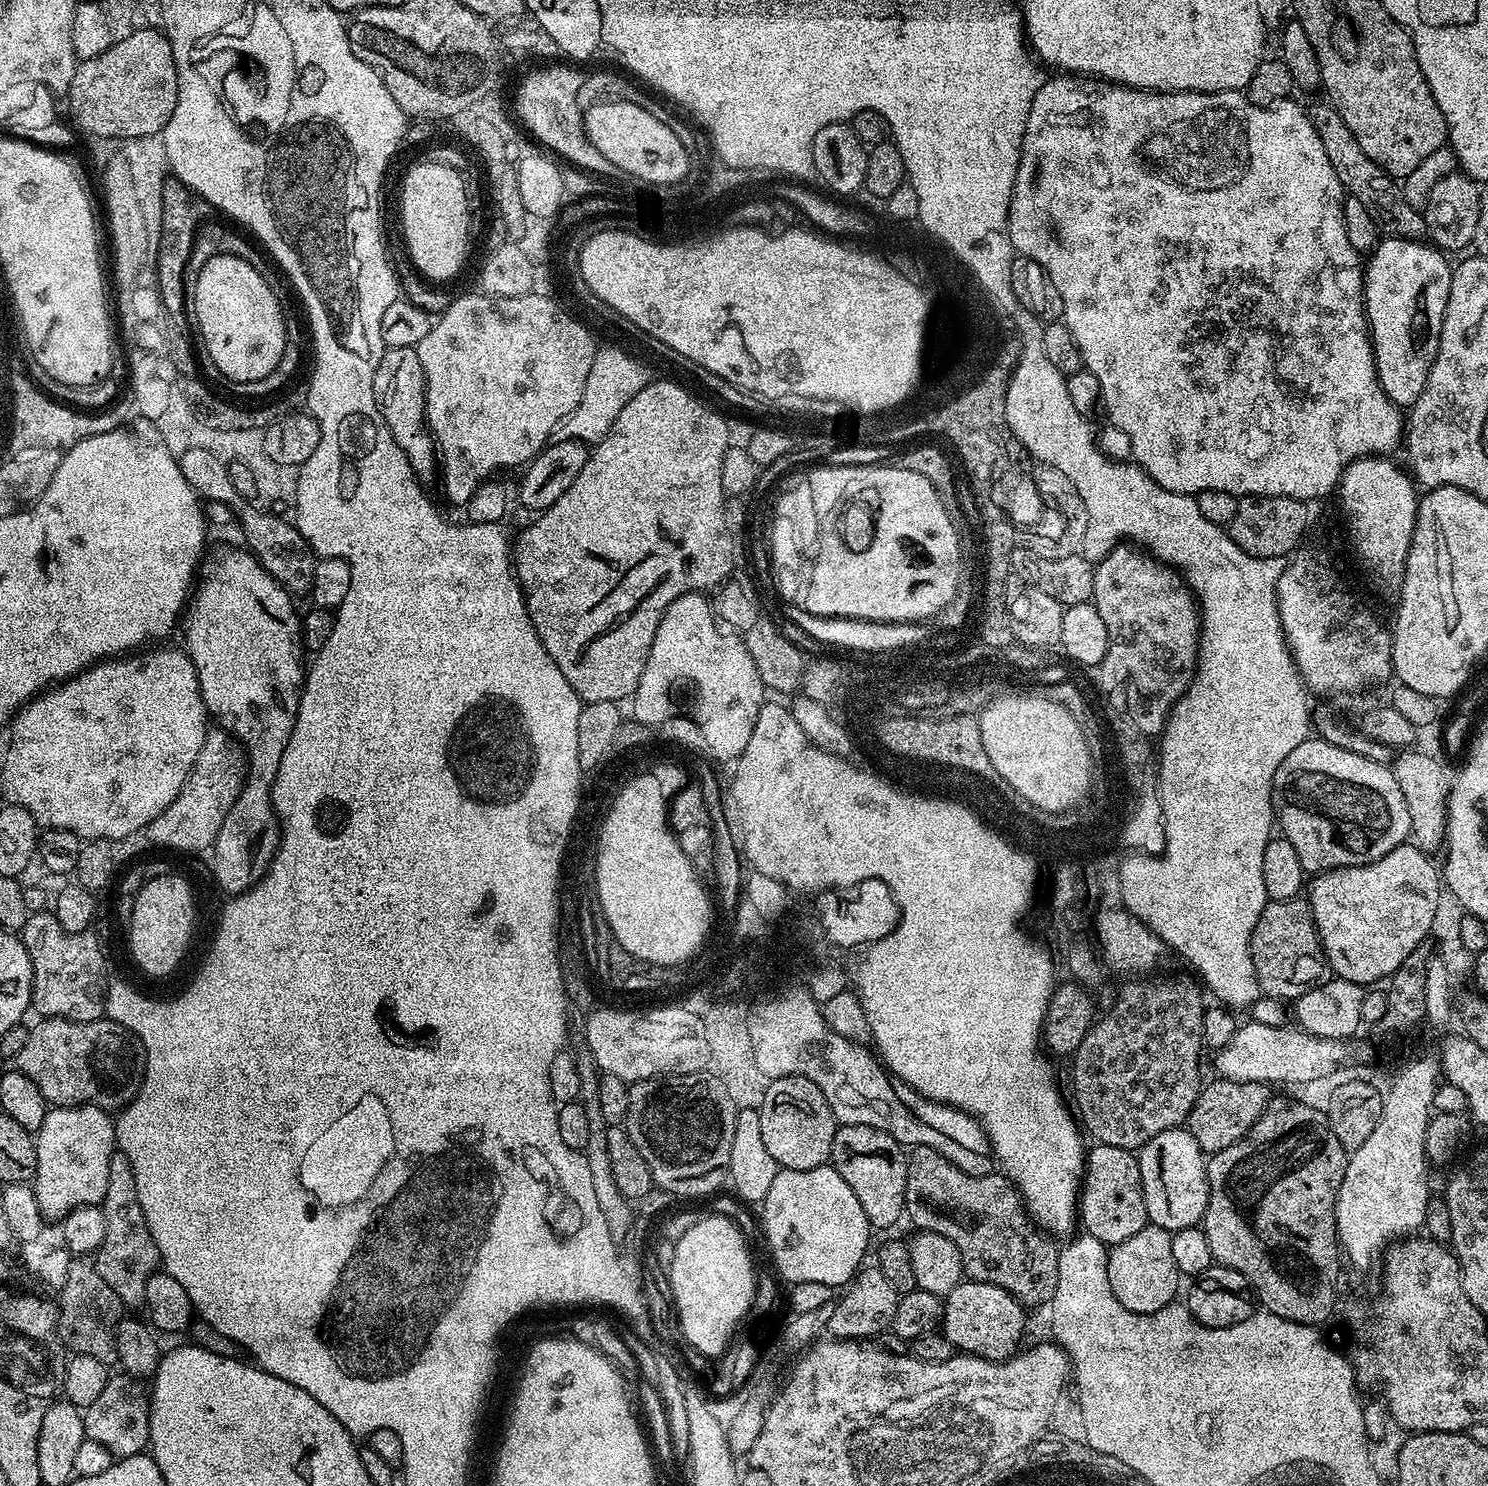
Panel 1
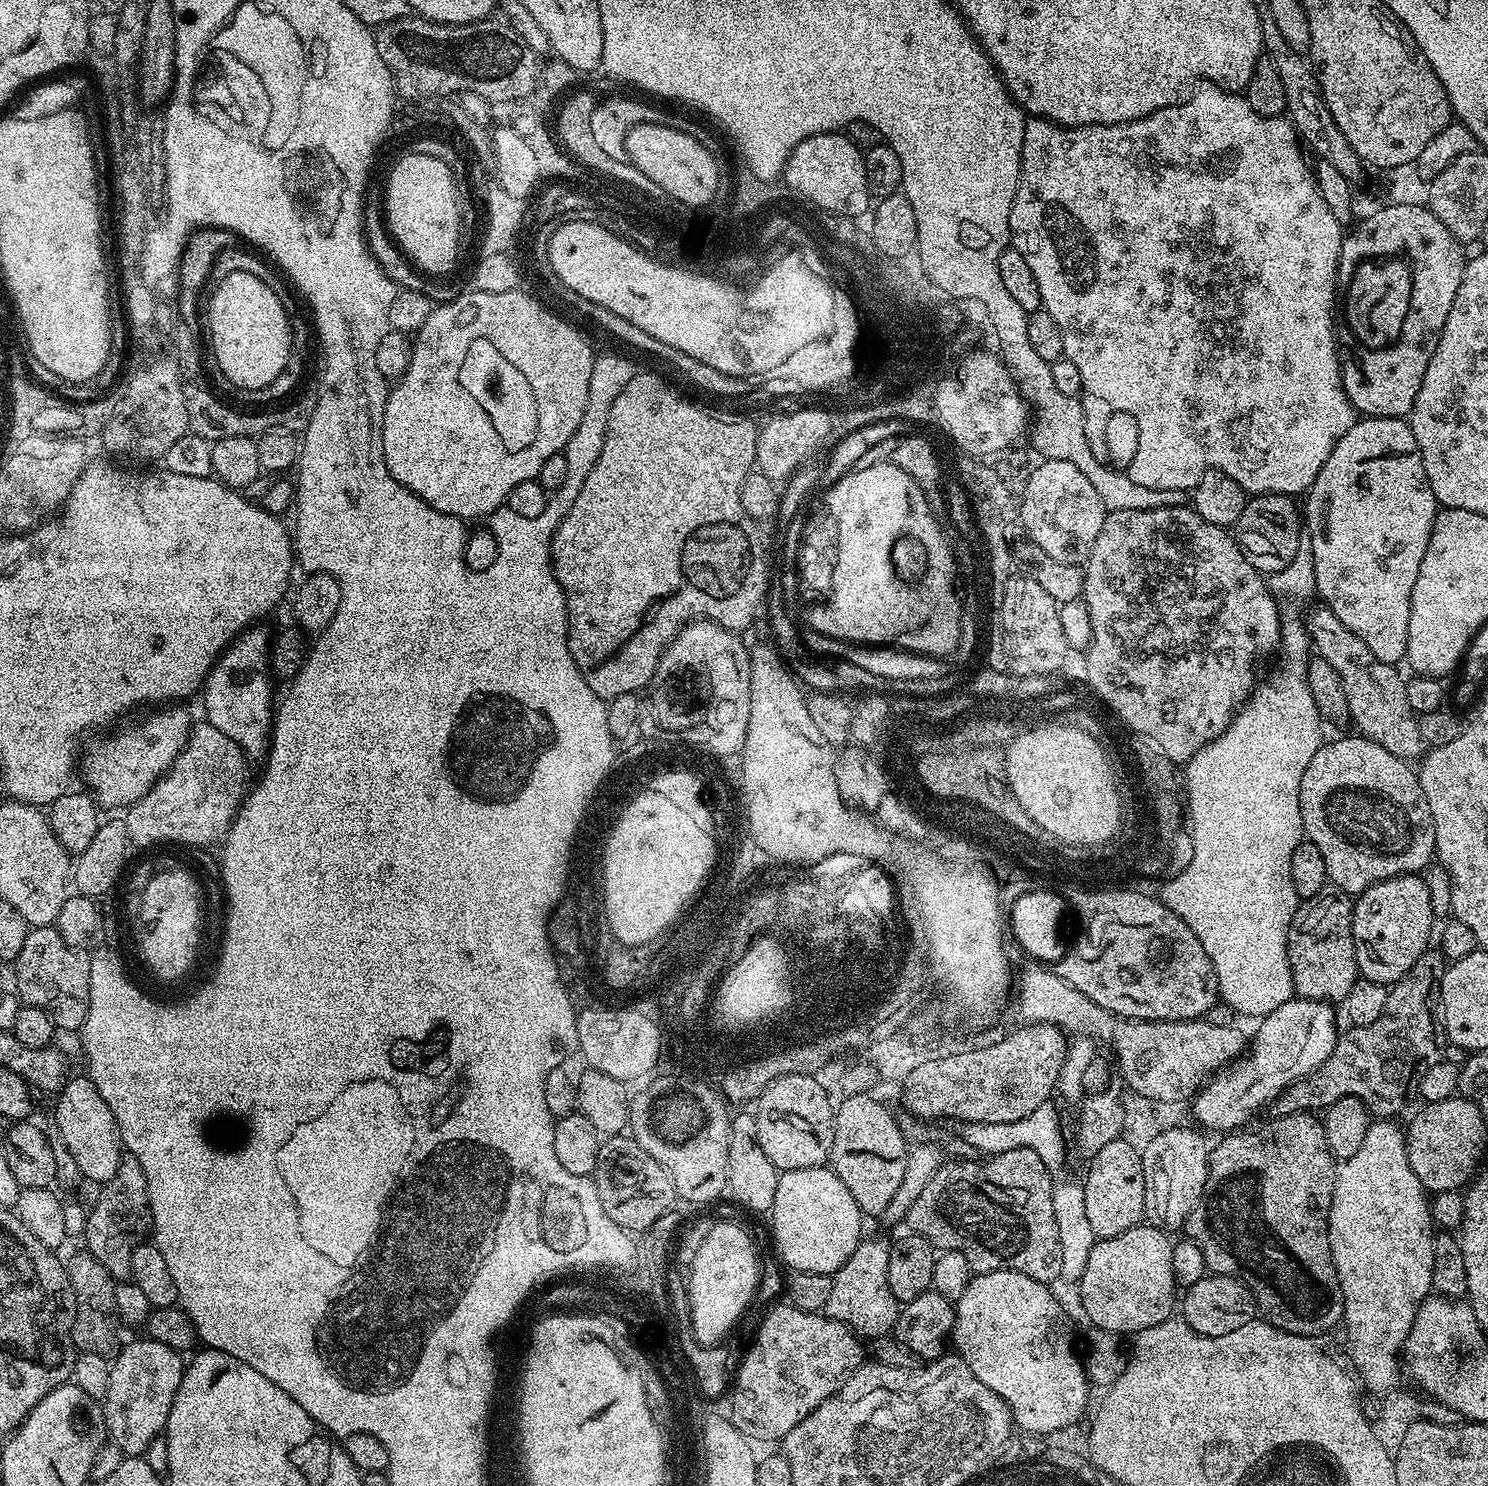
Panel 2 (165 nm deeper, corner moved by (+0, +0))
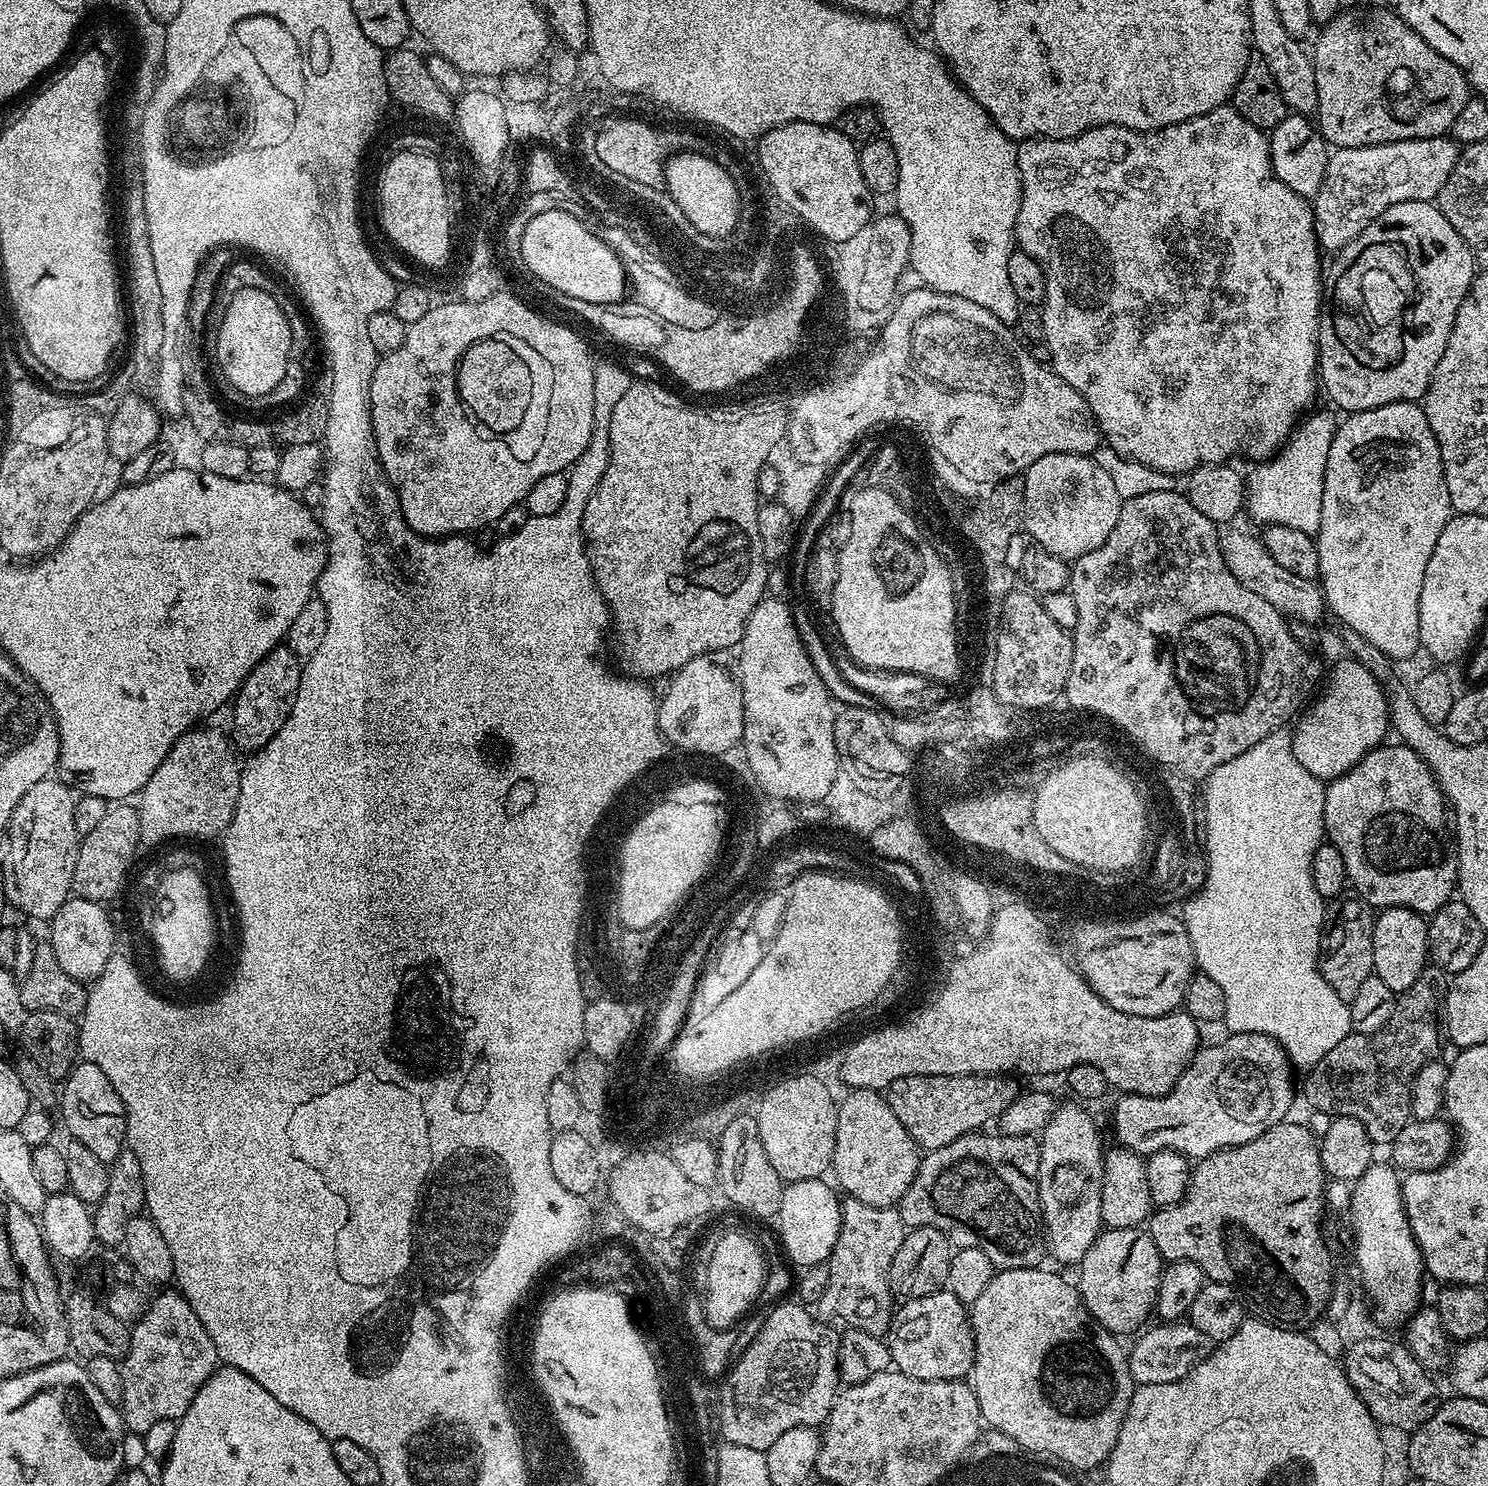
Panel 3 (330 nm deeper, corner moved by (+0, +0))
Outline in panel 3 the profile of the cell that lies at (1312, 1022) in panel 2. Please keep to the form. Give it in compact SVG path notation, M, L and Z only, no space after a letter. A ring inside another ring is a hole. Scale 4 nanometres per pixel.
M1234 1032L1225 1035L1225 1037L1225 1040L1221 1044L1216 1044L1213 1048L1207 1048L1207 1046L1201 1047L1196 1055L1192 1057L1192 1063L1188 1065L1187 1070L1178 1078L1176 1085L1165 1096L1130 1096L1124 1094L1119 1097L1120 1101L1117 1102L1116 1109L1112 1112L1112 1128L1116 1131L1117 1138L1120 1139L1117 1141L1123 1147L1145 1158L1162 1150L1174 1150L1178 1154L1189 1158L1199 1158L1214 1154L1220 1148L1233 1148L1242 1142L1250 1142L1254 1138L1258 1138L1258 1134L1270 1130L1270 1126L1281 1123L1287 1117L1284 1115L1292 1108L1292 1072L1294 1073L1294 1065L1289 1060L1286 1049L1278 1041L1266 1034Z

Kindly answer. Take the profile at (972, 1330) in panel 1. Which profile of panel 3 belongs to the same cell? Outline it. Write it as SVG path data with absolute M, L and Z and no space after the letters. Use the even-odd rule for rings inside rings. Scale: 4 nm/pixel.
M1044 1266L1034 1268L1006 1268L997 1271L990 1278L986 1290L978 1294L978 1298L970 1305L970 1319L972 1321L972 1337L974 1338L974 1354L976 1360L972 1363L970 1373L970 1387L980 1407L981 1421L989 1429L1000 1431L1008 1435L1014 1443L1023 1448L1025 1453L1041 1452L1044 1456L1053 1456L1072 1468L1096 1468L1105 1463L1112 1453L1114 1442L1122 1430L1122 1422L1126 1418L1126 1410L1130 1406L1132 1396L1136 1393L1137 1385L1132 1381L1128 1352L1113 1333L1107 1332L1096 1319L1086 1310L1082 1302L1077 1285L1063 1280L1056 1272L1047 1272Z

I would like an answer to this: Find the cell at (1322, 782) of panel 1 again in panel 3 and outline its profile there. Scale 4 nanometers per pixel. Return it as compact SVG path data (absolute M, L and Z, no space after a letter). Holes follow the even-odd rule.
M1388 742L1383 746L1373 748L1348 772L1336 779L1327 781L1324 790L1324 834L1327 843L1335 846L1338 854L1342 854L1342 862L1346 862L1346 874L1351 891L1366 901L1374 910L1409 908L1421 914L1431 914L1453 899L1454 893L1457 891L1456 846L1453 833L1450 831L1450 816L1446 811L1444 794L1440 791L1440 785L1436 783L1432 771L1428 769L1428 763L1417 752L1410 750L1402 743L1393 742L1393 744L1389 744Z

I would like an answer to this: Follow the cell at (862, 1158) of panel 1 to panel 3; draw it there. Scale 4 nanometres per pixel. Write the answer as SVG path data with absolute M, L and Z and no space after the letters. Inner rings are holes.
M877 1089L849 1091L836 1109L836 1137L834 1158L830 1169L836 1175L835 1183L847 1195L867 1202L870 1206L890 1208L899 1205L910 1182L914 1182L922 1159L921 1149L906 1134L906 1126L898 1122L887 1099Z

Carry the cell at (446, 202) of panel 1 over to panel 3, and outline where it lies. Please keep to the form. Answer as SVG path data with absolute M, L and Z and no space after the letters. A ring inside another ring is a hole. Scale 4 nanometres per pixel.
M402 151L389 157L379 169L380 224L384 232L425 269L440 264L448 256L448 220L444 220L444 192L440 192L440 172L427 152Z

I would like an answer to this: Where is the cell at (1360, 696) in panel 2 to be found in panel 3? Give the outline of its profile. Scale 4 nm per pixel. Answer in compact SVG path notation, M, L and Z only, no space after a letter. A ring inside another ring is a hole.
M1228 532L1220 536L1220 553L1234 578L1250 590L1250 594L1258 594L1258 598L1266 598L1274 610L1278 610L1285 618L1305 620L1319 623L1324 615L1326 605L1323 591L1313 580L1298 578L1298 574L1290 574L1283 566L1278 566L1274 558L1266 550L1263 539L1259 535L1251 536L1248 532Z

